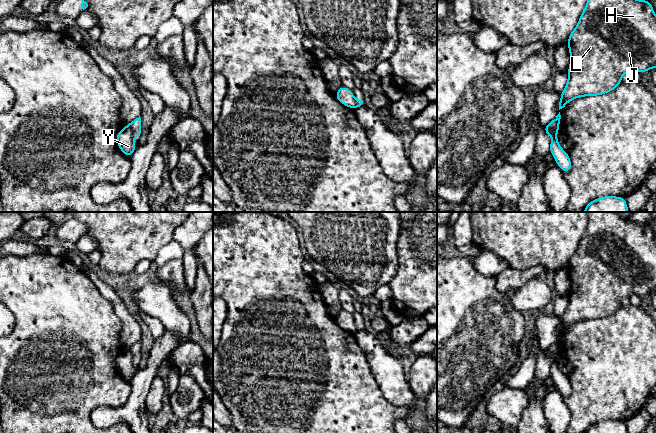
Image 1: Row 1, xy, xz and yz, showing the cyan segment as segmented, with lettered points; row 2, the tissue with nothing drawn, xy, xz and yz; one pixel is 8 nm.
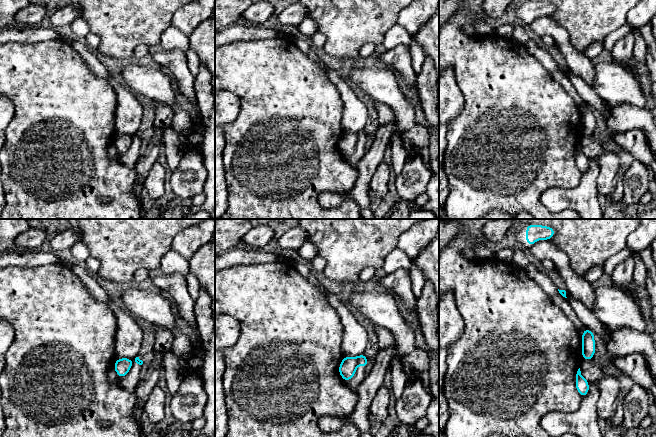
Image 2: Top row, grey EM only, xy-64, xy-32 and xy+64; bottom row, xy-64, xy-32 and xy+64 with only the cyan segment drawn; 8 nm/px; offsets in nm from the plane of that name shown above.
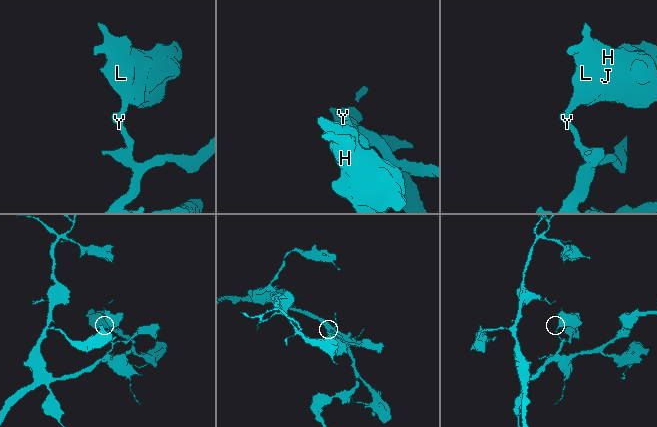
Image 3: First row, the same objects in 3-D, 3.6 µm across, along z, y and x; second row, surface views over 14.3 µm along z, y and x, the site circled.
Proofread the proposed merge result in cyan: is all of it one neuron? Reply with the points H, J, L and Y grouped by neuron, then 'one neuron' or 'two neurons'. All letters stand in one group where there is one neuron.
H J L / Y; two neurons

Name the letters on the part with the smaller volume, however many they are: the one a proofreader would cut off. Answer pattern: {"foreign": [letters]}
{"foreign": ["H", "J", "L"]}

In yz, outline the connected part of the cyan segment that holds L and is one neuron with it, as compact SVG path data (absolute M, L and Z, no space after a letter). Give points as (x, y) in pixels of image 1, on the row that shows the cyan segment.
M587 0L567 43L571 61L559 110L575 98L598 96L613 91L621 83L622 76L631 70L637 70L641 74L656 67L656 16L652 4L649 0Z

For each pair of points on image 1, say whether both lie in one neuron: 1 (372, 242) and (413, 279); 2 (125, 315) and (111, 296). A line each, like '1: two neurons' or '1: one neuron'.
1: two neurons
2: one neuron

